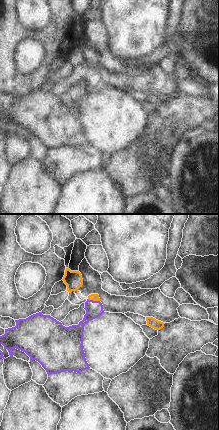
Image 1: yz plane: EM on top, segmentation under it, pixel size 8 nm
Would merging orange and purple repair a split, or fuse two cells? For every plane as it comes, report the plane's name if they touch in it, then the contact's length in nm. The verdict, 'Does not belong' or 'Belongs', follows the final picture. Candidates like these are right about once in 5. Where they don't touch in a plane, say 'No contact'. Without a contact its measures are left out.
Touches orange in yz. Shared border 110 nm

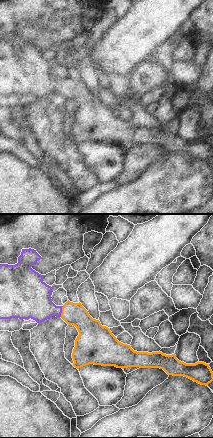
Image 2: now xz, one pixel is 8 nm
Touches orange in xz. Shared border 90 nm

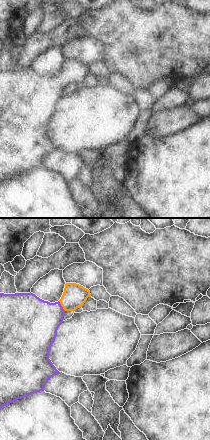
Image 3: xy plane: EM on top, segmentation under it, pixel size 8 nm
Touches orange in xy. Shared border 100 nm

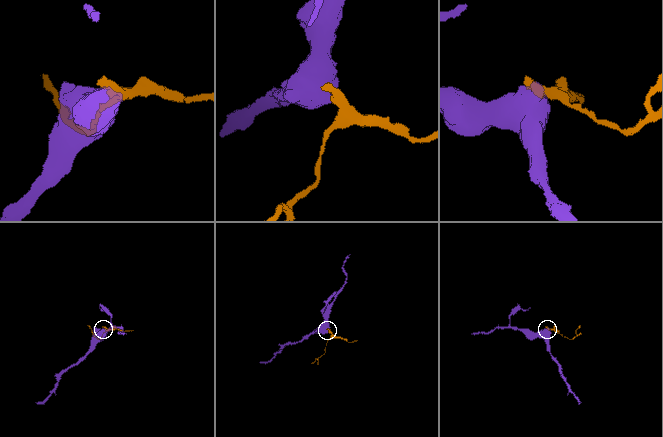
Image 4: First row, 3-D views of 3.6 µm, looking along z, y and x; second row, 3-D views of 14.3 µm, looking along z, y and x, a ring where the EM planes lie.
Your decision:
Belongs

